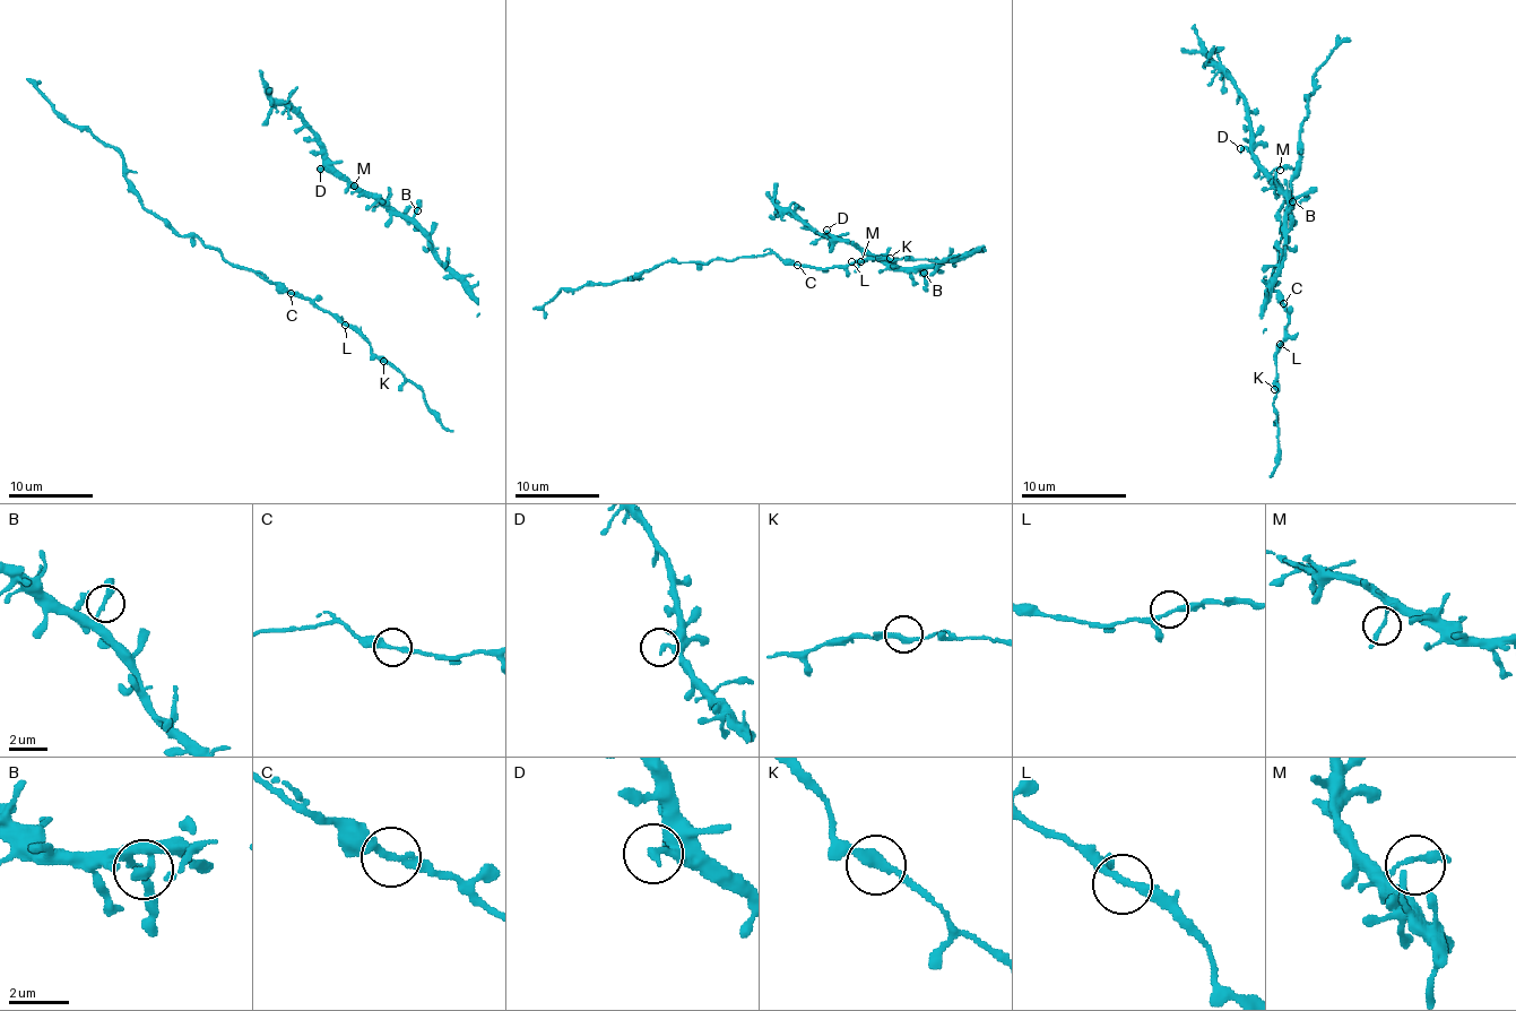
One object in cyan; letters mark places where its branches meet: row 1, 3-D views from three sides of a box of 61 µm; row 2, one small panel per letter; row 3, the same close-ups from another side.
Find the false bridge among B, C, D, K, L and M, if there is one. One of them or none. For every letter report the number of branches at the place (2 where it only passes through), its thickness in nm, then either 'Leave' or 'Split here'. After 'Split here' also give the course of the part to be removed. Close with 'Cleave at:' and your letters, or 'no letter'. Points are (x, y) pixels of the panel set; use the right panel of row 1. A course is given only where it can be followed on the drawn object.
B: Branches: 2. Thickness 190 nm. Leave
C: Branches: 2. Thickness 260 nm. Leave
D: Branches: 1. Thickness 260 nm. Leave
K: Branches: 2. Thickness 320 nm. Leave
L: Branches: 2. Thickness 220 nm. Leave
M: Branches: 2. Thickness 180 nm. Leave
Cleave at: no letter

